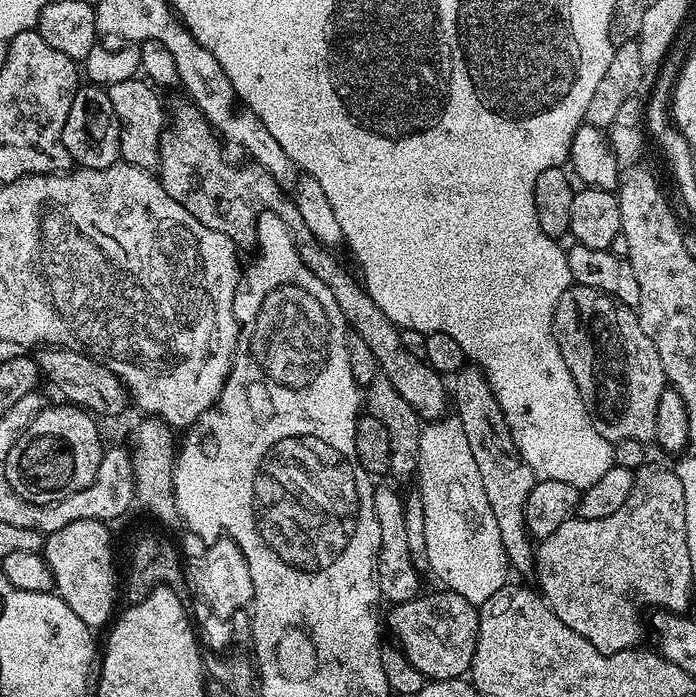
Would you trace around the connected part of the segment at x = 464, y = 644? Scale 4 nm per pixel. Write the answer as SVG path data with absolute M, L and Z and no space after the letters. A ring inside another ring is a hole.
M439 590L415 596L405 604L391 605L387 610L386 628L393 632L410 663L429 681L459 680L472 667L478 642L480 613L477 605L466 602L462 594Z

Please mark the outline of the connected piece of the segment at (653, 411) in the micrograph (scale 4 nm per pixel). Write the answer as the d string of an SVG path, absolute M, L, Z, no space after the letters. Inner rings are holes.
M573 282L564 291L562 298L558 298L552 333L556 335L562 358L566 358L566 366L578 386L578 394L590 414L594 430L598 430L598 434L602 434L602 438L614 446L624 440L655 441L658 404L666 389L666 381L658 350L654 350L654 342L646 338L646 330L642 330L639 315L605 292Z

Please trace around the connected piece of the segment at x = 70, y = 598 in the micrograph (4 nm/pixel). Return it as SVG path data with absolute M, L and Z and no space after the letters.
M103 520L70 522L70 526L62 526L62 530L47 533L42 549L52 571L56 595L93 630L99 630L113 619L112 603L116 600L116 568L112 565L112 536L108 528Z

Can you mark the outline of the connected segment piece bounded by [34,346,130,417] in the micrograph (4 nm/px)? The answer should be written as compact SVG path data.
M46 346L35 353L34 359L40 368L41 375L63 395L67 403L90 411L95 415L116 416L129 407L130 397L119 376L97 360L69 348Z

